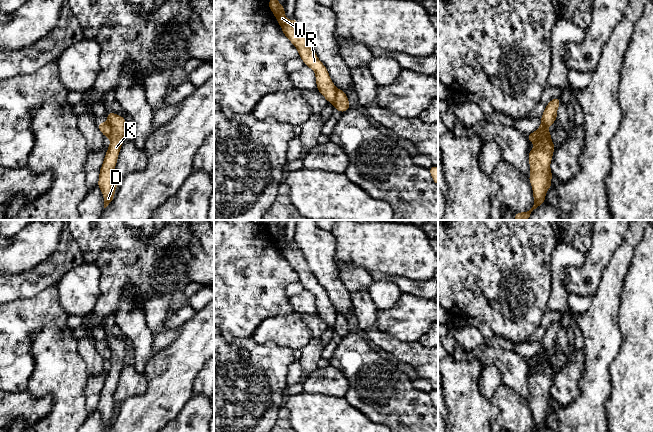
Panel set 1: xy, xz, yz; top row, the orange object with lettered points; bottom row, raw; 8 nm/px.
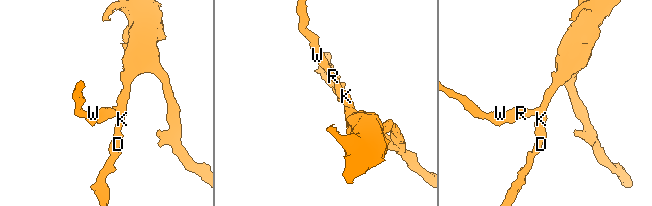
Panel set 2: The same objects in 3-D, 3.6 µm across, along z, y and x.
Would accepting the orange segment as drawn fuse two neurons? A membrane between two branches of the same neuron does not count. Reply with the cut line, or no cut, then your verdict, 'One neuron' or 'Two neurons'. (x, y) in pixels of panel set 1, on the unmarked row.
Split along yz (548, 355), (530, 365). Two neurons

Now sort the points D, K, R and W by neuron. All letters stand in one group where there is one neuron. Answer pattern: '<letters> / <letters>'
D K / R W

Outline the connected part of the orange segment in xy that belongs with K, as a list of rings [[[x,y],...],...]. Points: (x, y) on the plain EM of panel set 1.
[[[107,336],[108,348],[111,351],[110,370],[107,372],[103,388],[99,396],[97,410],[104,421],[104,432],[114,423],[118,405],[114,400],[114,392],[117,388],[121,370],[125,364],[126,344],[125,341]]]

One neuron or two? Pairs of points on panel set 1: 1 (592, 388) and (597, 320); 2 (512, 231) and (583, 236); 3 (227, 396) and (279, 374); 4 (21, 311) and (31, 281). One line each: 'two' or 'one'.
1: one
2: two
3: one
4: two

